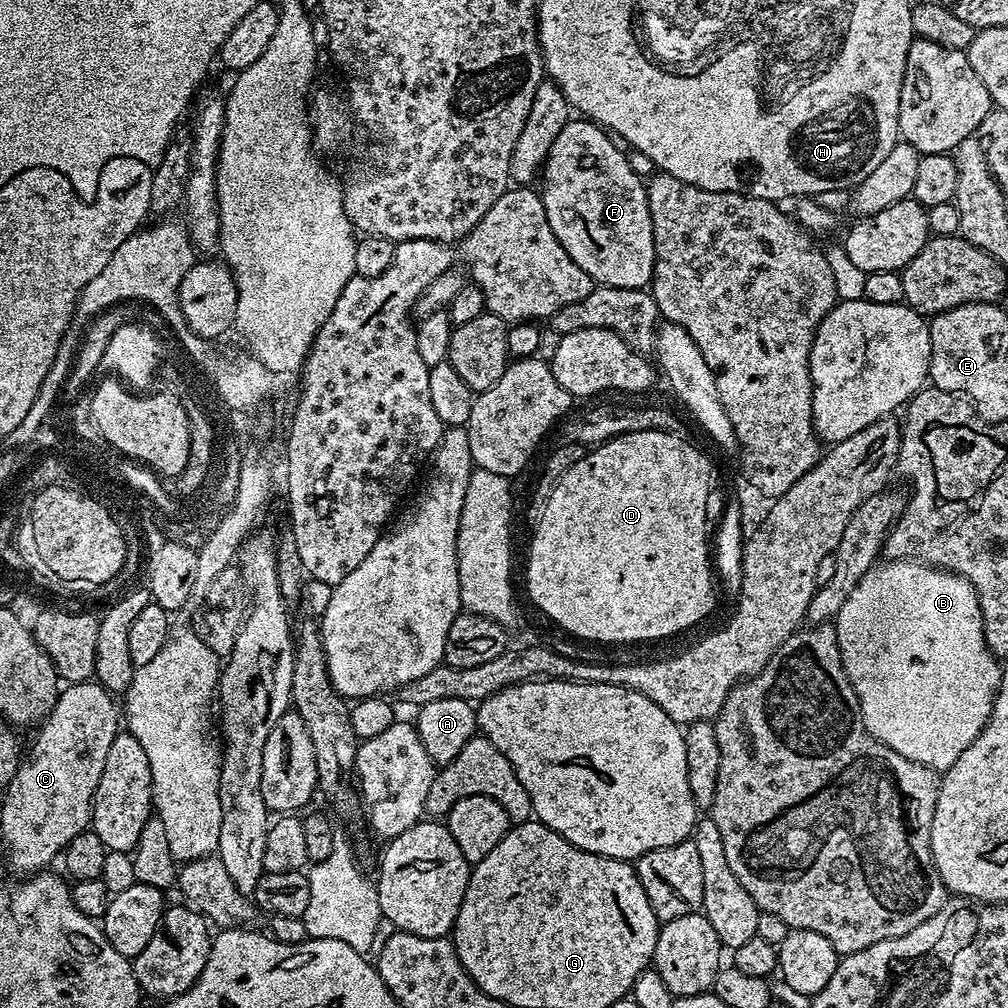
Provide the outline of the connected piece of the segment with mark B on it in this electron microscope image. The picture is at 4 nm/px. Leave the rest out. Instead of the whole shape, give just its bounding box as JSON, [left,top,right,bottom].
[834,558,1002,770]

